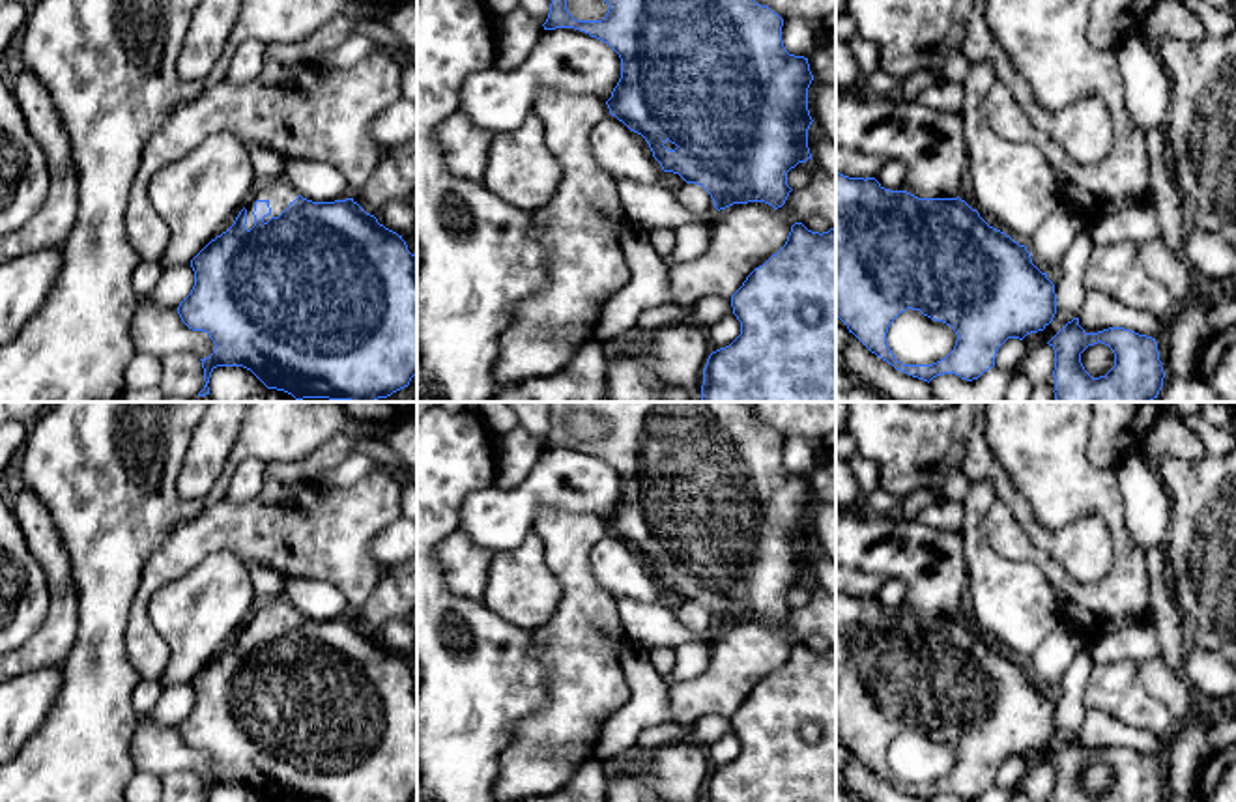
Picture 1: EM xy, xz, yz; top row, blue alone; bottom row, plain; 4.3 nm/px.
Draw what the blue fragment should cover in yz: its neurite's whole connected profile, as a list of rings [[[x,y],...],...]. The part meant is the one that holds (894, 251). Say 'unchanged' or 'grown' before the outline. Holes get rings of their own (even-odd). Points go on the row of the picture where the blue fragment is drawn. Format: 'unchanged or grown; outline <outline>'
unchanged; outline [[[836,172],[836,316],[847,325],[871,353],[892,365],[896,370],[901,370],[913,378],[931,381],[942,374],[956,374],[961,380],[972,381],[978,380],[984,372],[995,366],[995,357],[999,348],[1008,338],[1023,340],[1030,333],[1043,331],[1056,314],[1056,294],[1055,284],[1047,279],[1047,273],[1042,273],[1030,258],[1030,252],[1025,245],[1019,245],[1004,232],[989,226],[976,209],[972,209],[965,200],[957,198],[918,198],[907,191],[890,191],[884,189],[875,178],[849,178]],[[907,308],[920,310],[924,316],[950,325],[956,335],[954,350],[941,361],[933,365],[903,365],[896,359],[886,342],[886,333],[892,322],[905,312]]]

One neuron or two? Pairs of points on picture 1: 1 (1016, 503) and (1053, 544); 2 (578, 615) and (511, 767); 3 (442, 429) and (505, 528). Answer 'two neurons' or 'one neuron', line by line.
1: one neuron
2: one neuron
3: two neurons

